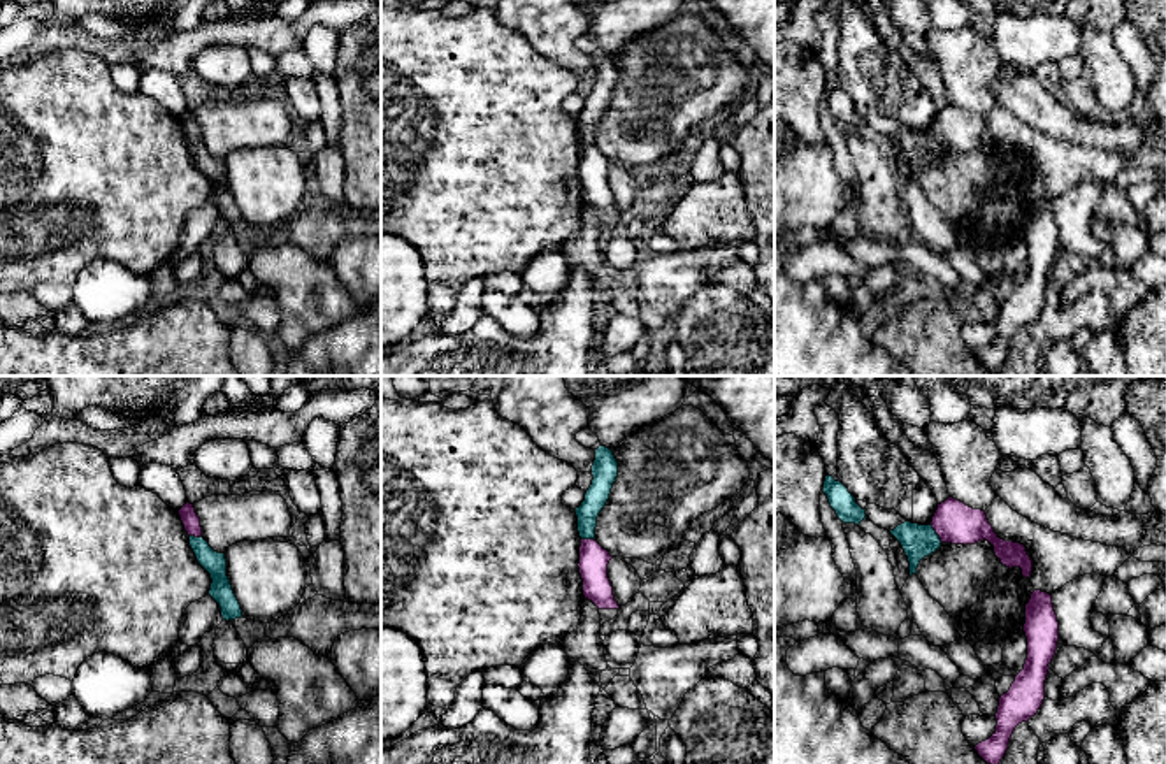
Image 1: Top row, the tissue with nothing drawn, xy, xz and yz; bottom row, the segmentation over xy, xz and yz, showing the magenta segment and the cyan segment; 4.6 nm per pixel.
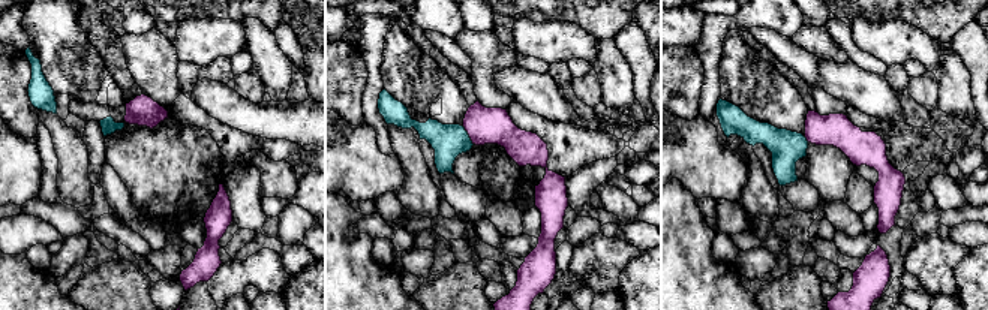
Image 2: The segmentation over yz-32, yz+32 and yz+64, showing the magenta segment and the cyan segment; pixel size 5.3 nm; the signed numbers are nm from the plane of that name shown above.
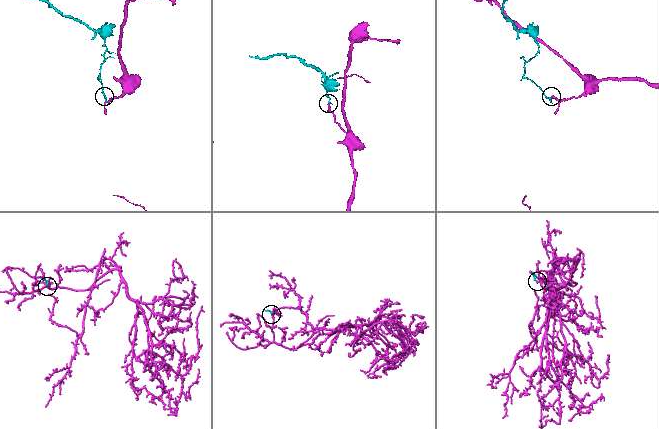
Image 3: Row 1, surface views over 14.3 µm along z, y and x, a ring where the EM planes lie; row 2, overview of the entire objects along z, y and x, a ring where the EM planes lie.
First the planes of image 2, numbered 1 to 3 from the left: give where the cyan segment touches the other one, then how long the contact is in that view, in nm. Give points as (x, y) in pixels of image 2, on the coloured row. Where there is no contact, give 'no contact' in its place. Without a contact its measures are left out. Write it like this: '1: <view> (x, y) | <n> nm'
1: no contact
2: yz+32 (468, 134) | 120 nm
3: yz+64 (807, 140) | 40 nm

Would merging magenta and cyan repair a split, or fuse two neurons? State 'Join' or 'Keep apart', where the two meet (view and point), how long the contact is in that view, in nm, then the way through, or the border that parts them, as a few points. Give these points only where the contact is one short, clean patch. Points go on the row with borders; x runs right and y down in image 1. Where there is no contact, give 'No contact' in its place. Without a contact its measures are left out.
Keep apart. Touches magenta at yz (936, 533). Shared border 100 nm. Boundary: yz (931, 524), (942, 541)

